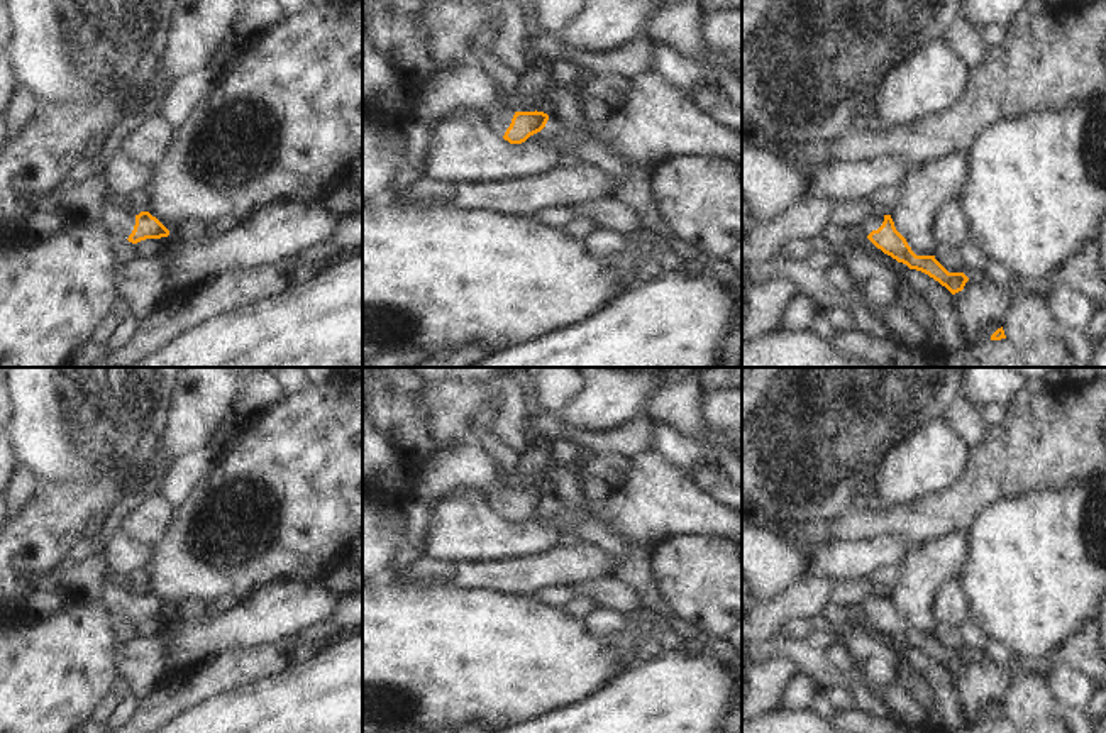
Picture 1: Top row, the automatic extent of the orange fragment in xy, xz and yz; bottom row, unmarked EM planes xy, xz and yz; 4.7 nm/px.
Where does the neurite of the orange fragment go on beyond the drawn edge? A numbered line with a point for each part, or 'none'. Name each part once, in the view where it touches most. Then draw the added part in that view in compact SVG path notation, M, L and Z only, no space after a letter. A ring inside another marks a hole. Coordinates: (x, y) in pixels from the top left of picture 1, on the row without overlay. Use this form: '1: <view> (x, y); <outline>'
1: xy (121, 603); M107 584L103 601L110 608L115 620L125 621L134 609L135 594L127 594L120 587Z

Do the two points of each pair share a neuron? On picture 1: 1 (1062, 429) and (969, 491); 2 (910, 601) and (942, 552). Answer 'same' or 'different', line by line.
1: same
2: same

